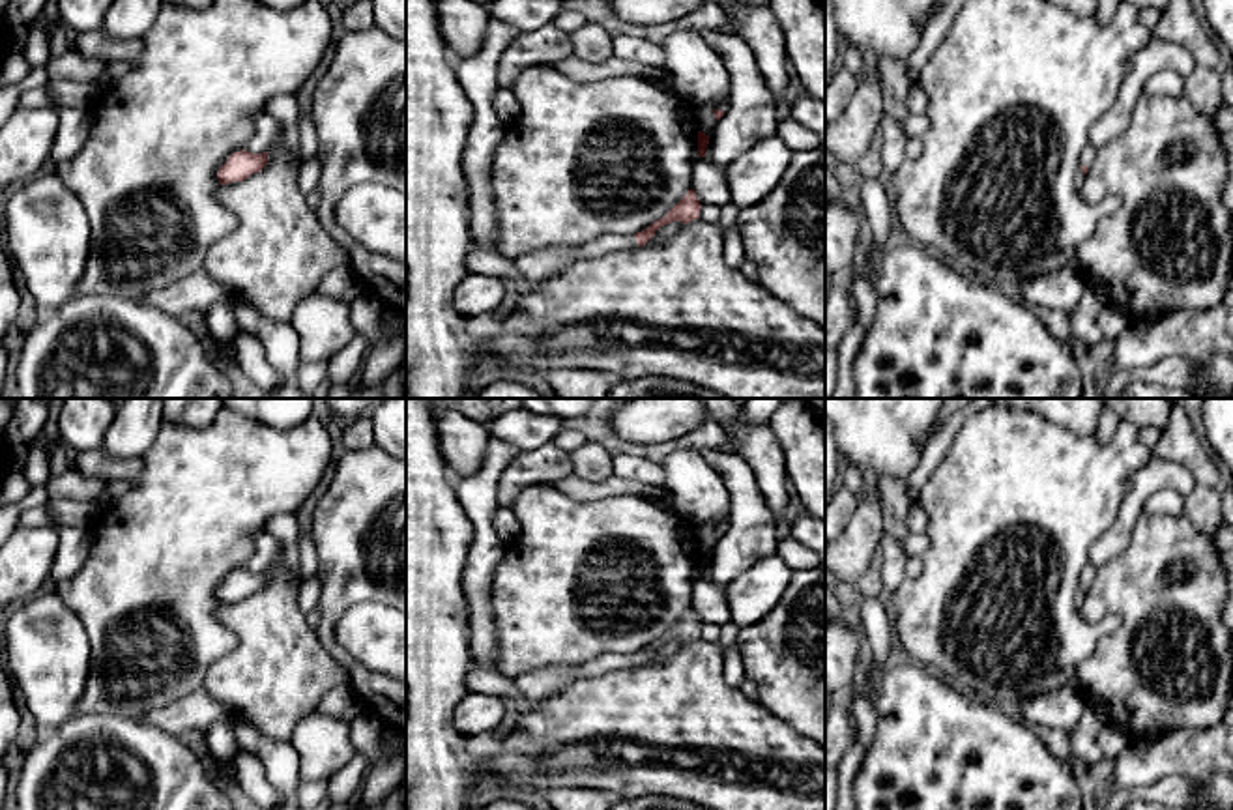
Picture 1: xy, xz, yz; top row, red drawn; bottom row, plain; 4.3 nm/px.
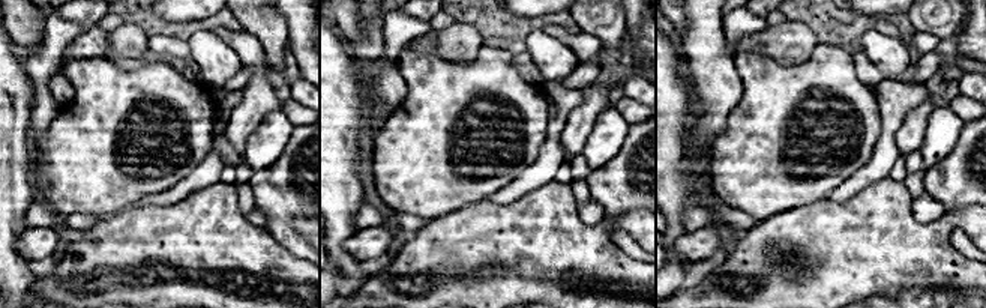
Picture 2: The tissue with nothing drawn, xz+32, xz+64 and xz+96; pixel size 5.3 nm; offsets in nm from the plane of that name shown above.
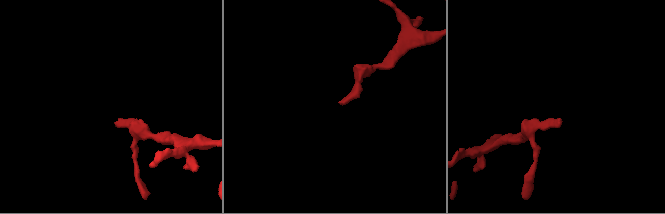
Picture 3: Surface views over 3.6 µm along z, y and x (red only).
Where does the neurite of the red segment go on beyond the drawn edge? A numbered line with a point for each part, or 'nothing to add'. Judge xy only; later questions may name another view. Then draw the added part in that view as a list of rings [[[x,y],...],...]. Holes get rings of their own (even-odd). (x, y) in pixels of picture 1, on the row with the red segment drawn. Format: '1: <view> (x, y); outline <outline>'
nothing to add

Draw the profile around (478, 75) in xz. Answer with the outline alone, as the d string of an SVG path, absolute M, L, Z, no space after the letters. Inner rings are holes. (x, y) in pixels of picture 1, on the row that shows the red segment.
M488 17L486 39L481 51L457 62L457 80L473 107L473 120L464 153L464 174L470 185L470 228L473 243L494 249L496 204L490 180L490 161L507 125L498 118L494 94L498 90L500 60L522 30Z

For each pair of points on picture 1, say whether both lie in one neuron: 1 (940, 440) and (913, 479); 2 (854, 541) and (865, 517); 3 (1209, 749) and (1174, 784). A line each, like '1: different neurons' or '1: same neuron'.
1: same neuron
2: same neuron
3: different neurons

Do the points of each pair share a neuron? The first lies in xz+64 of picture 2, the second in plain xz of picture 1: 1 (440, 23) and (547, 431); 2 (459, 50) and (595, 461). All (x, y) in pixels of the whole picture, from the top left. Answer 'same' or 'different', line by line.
1: different
2: same

